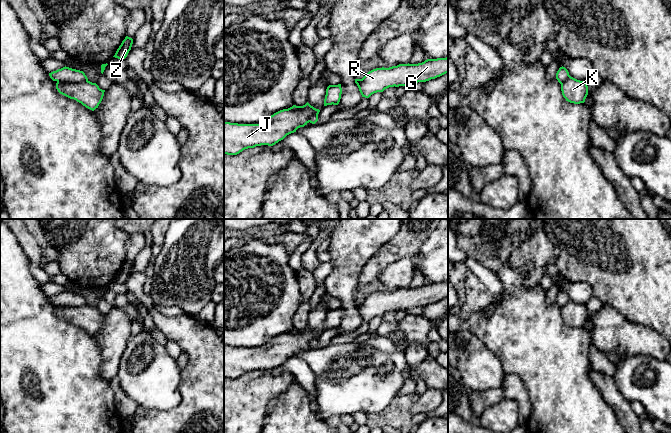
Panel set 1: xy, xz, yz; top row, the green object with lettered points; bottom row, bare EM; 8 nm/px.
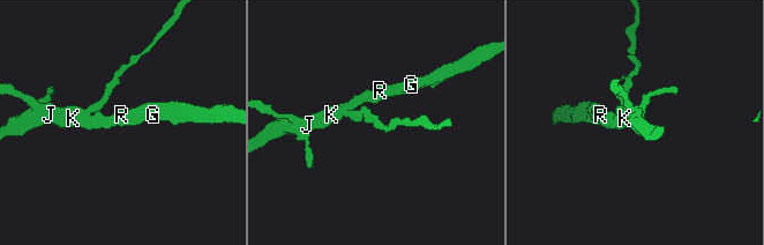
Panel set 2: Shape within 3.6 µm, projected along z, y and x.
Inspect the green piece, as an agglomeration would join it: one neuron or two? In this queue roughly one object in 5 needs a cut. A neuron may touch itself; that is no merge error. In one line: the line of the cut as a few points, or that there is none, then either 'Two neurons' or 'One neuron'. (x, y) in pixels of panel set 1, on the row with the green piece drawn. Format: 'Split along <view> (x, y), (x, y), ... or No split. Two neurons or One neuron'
No split. One neuron

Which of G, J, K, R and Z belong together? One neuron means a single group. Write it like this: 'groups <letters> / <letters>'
groups G J K R Z

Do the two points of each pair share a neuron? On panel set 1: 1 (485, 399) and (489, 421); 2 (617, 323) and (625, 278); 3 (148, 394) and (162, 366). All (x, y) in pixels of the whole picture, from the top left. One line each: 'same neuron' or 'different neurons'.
1: different neurons
2: different neurons
3: same neuron

